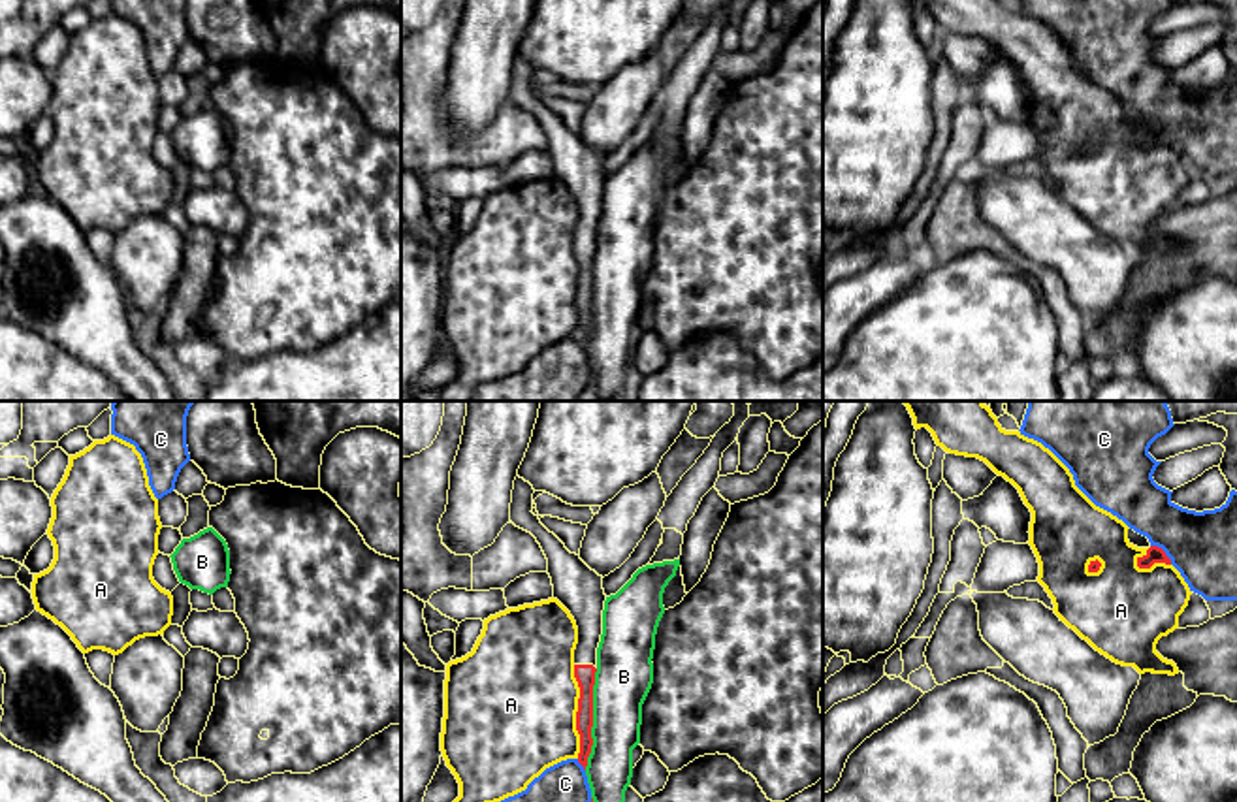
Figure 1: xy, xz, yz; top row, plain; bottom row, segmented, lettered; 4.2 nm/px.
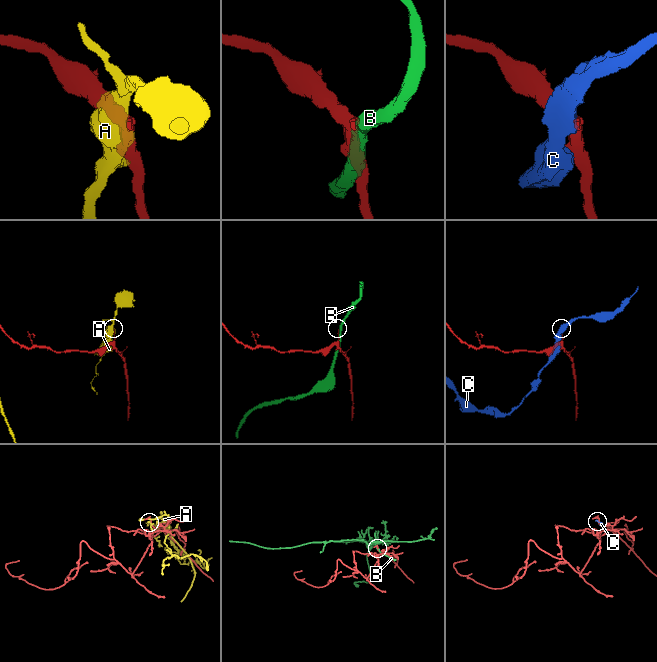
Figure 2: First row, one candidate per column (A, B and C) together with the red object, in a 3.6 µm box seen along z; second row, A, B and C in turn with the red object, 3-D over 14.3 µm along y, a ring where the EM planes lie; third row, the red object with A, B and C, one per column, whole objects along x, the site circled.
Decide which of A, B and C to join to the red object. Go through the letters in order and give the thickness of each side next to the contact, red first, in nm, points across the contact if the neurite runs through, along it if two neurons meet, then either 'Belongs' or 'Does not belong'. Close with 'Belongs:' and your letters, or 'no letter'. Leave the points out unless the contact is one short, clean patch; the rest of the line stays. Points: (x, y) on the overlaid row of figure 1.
A: Thickness 90 nm (red) against 500 nm. Boundary: xz (573, 665), (578, 688), (578, 757). Does not belong
B: Thickness 90 nm (red) against 240 nm. Does not belong
C: Thickness 70 nm (red) against 300 nm. Does not belong
Belongs: no letter

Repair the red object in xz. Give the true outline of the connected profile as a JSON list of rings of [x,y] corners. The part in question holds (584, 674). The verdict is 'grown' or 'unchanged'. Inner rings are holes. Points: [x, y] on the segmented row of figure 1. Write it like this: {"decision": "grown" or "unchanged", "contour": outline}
{"decision": "grown", "contour": [[[516,476],[510,503],[510,521],[531,533],[548,559],[548,574],[557,599],[574,618],[578,627],[578,644],[574,650],[574,678],[580,687],[576,730],[580,734],[578,762],[587,766],[593,738],[593,685],[597,672],[597,648],[602,634],[604,589],[602,576],[591,570],[576,553],[550,533],[535,516],[533,486]]]}

